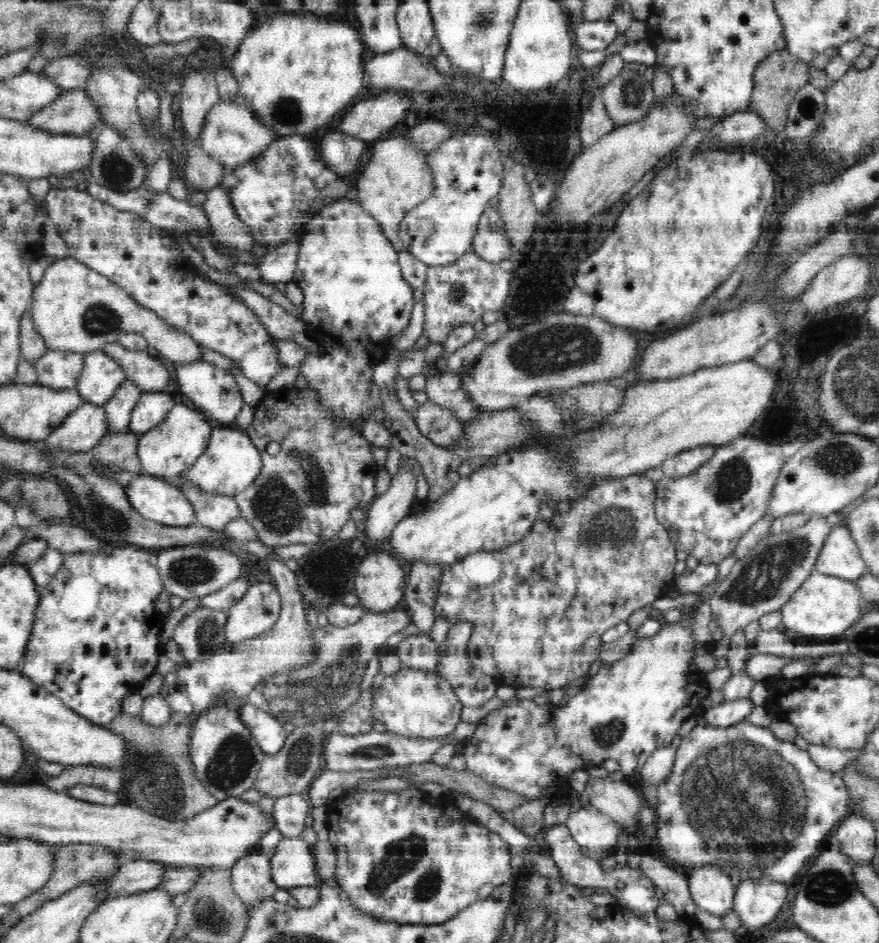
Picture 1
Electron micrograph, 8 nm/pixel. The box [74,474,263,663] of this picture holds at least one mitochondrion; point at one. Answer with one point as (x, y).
(102, 513)

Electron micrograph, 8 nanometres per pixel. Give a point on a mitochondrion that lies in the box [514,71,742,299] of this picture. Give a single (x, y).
(631, 93)

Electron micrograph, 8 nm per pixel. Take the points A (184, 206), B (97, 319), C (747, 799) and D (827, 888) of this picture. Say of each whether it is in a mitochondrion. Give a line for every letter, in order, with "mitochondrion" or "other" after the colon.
A: other
B: mitochondrion
C: mitochondrion
D: mitochondrion

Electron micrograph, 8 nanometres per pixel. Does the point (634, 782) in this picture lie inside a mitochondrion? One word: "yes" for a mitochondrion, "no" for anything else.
no

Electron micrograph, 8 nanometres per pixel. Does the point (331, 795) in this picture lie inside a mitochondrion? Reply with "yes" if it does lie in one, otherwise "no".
no

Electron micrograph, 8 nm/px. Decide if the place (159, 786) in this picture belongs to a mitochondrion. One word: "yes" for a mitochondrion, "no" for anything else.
yes

